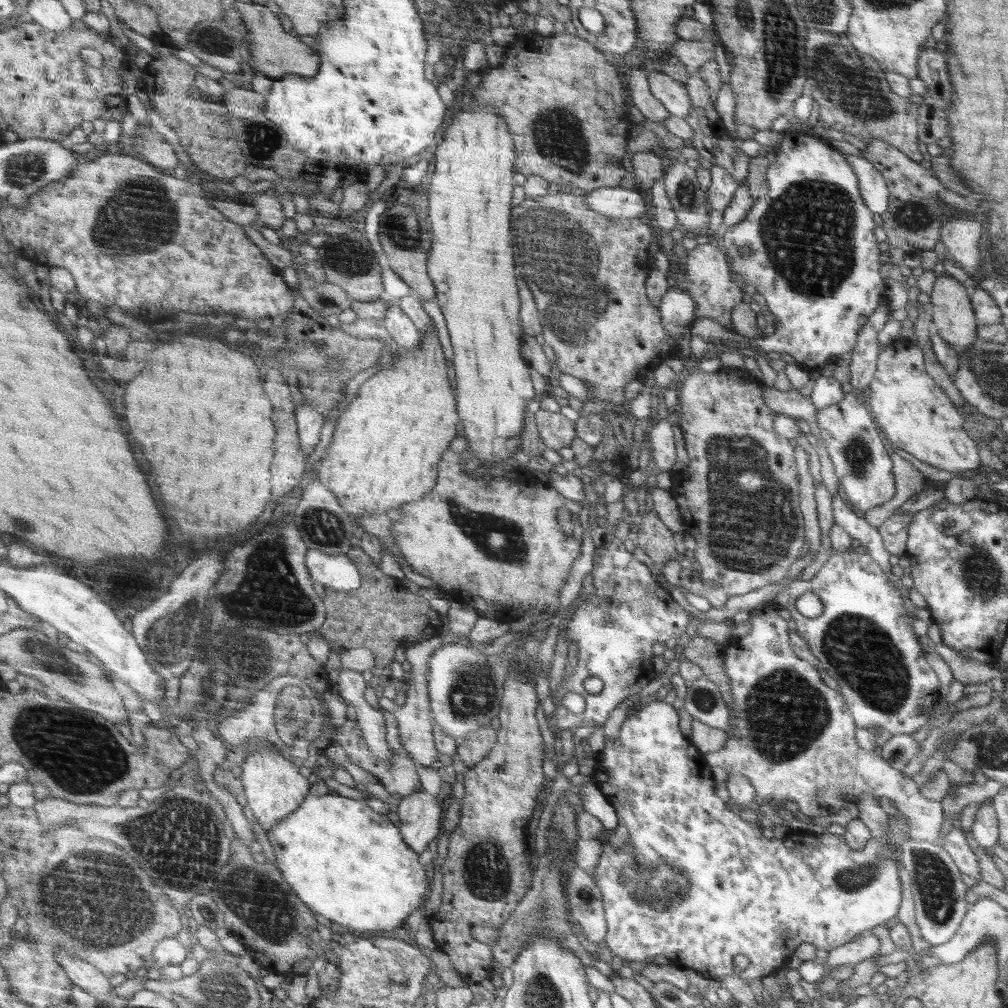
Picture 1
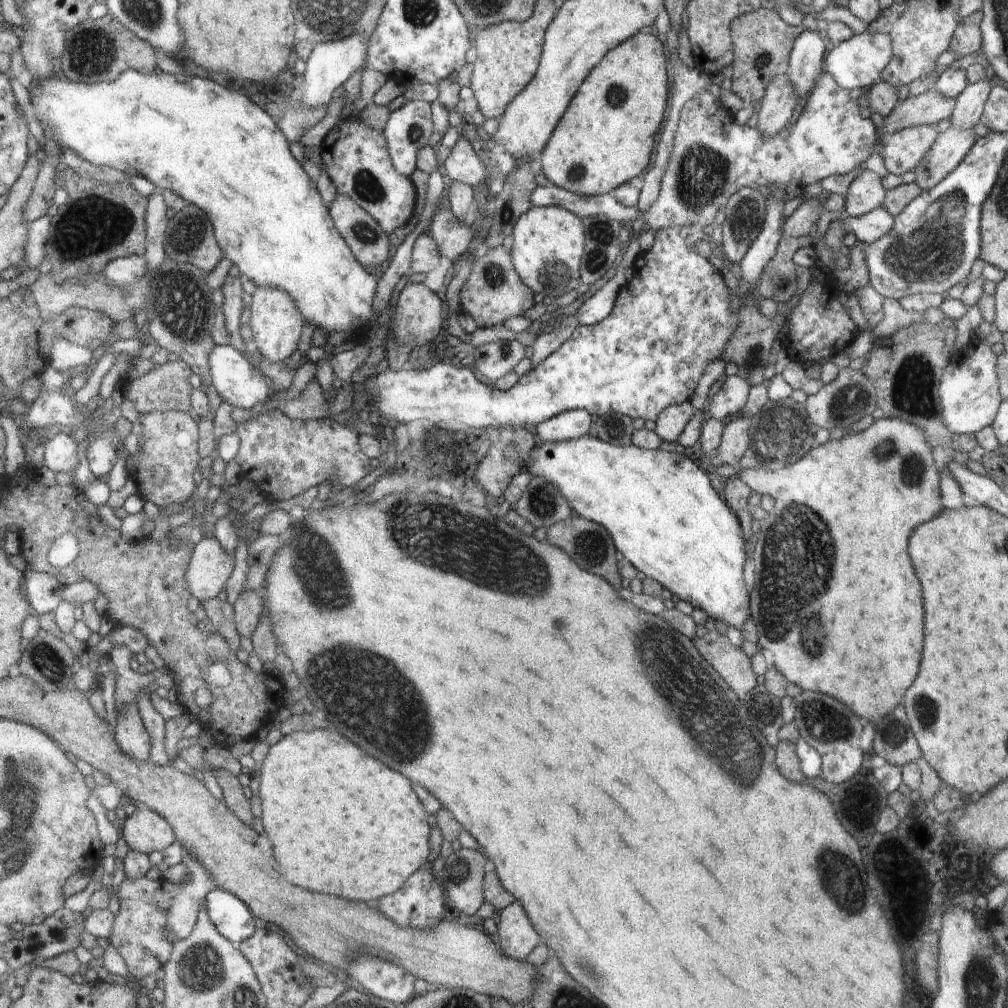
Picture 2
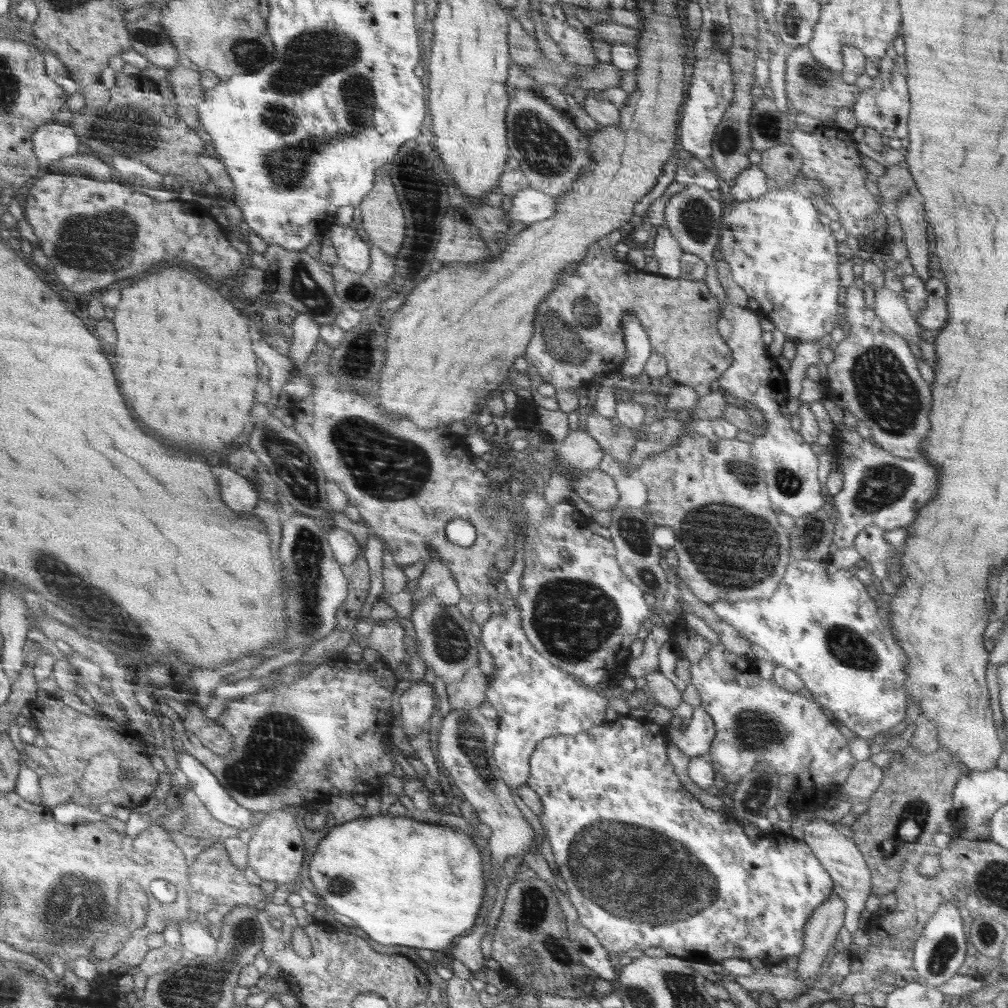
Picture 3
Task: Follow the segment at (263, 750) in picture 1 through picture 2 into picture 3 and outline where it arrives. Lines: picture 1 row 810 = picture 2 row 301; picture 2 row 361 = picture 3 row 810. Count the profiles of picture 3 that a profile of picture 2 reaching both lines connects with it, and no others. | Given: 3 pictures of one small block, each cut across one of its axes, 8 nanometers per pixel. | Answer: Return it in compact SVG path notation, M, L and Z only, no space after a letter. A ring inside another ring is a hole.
M284 809L263 814L261 822L252 828L248 845L248 866L260 876L261 880L270 880L286 884L296 879L296 874L304 862L304 842L302 832L296 824L296 818Z

